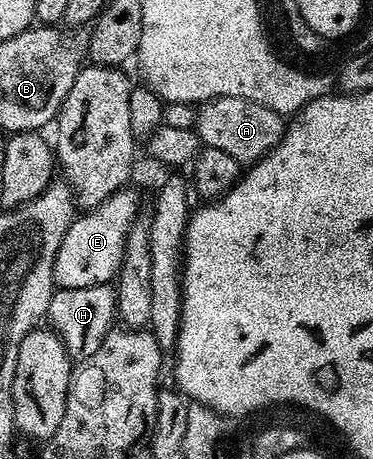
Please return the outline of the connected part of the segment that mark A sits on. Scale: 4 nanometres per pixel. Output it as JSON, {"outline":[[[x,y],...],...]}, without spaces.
{"outline":[[[216,97],[197,106],[198,118],[192,122],[198,140],[207,149],[225,151],[238,161],[239,166],[249,167],[270,153],[286,134],[287,122],[283,114],[272,111],[252,99]]]}

